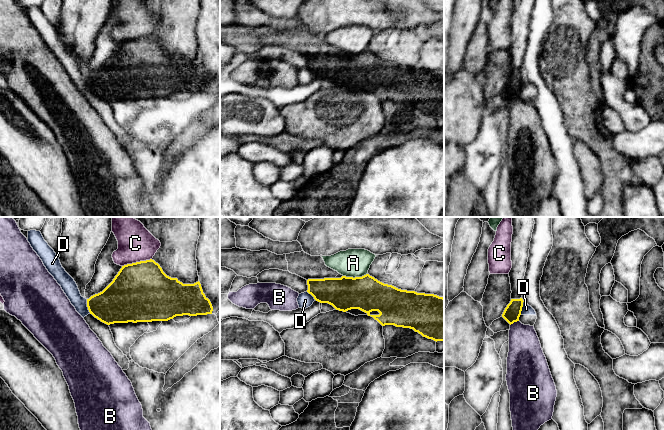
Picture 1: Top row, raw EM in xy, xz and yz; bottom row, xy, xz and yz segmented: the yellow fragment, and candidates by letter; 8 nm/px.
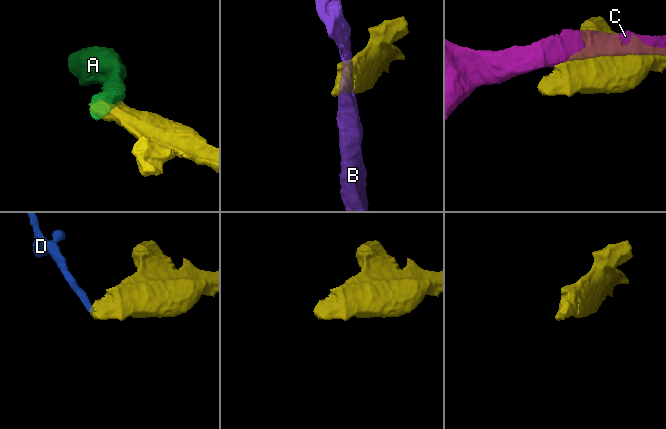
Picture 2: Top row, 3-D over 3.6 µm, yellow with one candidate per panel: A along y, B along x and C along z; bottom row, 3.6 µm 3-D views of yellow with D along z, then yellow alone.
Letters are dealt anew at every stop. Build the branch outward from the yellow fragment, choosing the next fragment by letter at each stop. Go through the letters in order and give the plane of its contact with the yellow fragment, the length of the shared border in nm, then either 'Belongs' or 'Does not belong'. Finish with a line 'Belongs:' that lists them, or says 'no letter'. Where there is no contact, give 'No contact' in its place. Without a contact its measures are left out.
A: Touches yellow in xz. Shared border 200 nm. Does not belong
B: Touches yellow in yz. Shared border 80 nm. Does not belong
C: Touches yellow in xy. Shared border 240 nm. Does not belong
D: Touches yellow in xy. Shared border 120 nm. Does not belong
Belongs: no letter

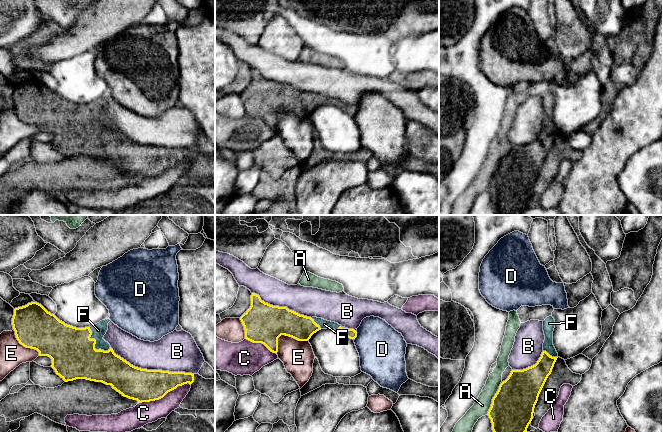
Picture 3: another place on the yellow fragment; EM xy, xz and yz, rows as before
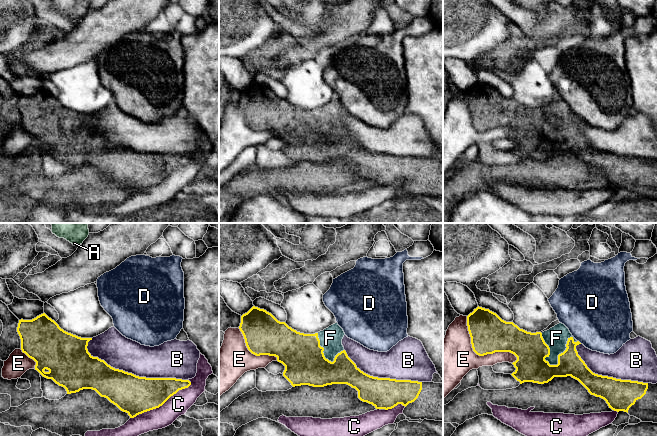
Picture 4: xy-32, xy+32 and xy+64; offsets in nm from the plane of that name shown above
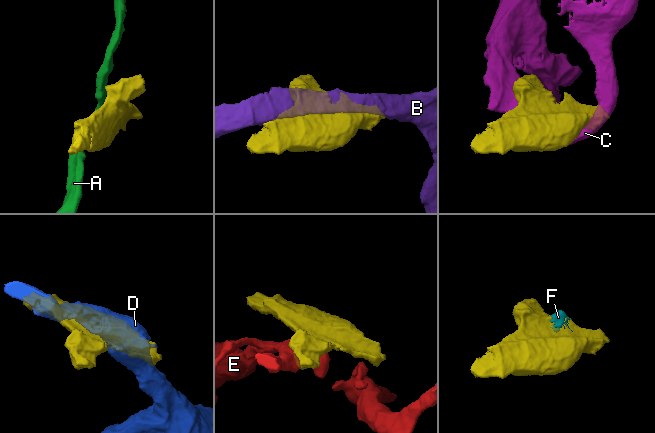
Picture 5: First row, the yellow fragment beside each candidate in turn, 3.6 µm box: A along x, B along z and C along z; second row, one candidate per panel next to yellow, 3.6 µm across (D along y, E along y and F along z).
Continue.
A: Touches yellow in yz. Shared border 280 nm. Does not belong
B: Touches yellow in xy. Shared border 700 nm. Does not belong
C: Touches yellow in xy. Shared border 440 nm. Does not belong
D: Touches yellow in xz. Shared border 70 nm. Does not belong
E: Touches yellow in xz. Shared border 280 nm. Does not belong
F: Touches yellow in xy. Shared border 240 nm. Belongs
Belongs: F

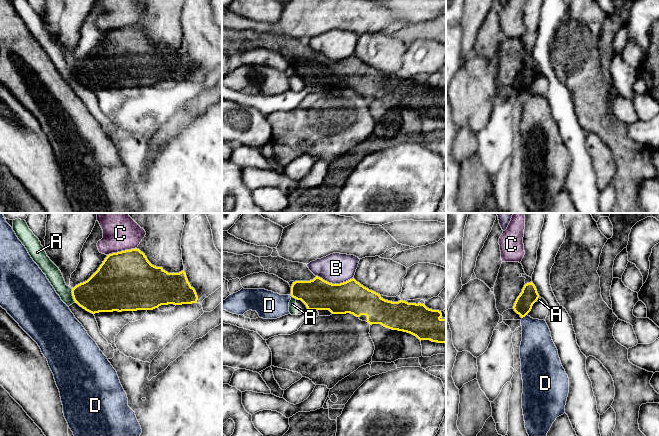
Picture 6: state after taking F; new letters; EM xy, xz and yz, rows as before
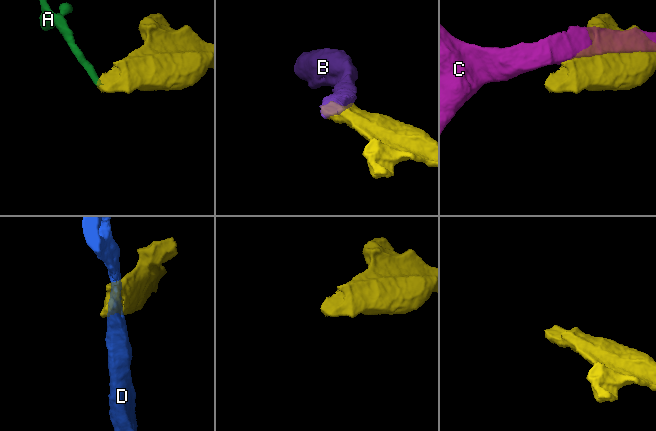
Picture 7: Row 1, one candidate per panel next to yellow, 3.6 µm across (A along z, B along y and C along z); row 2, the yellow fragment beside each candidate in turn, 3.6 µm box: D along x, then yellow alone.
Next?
A: Touches yellow in xy. Shared border 120 nm. Does not belong
B: Touches yellow in xz. Shared border 300 nm. Does not belong
C: Touches yellow in xy. Shared border 240 nm. Does not belong
D: Touches yellow in yz. Shared border 50 nm. Does not belong
Belongs: no letter

